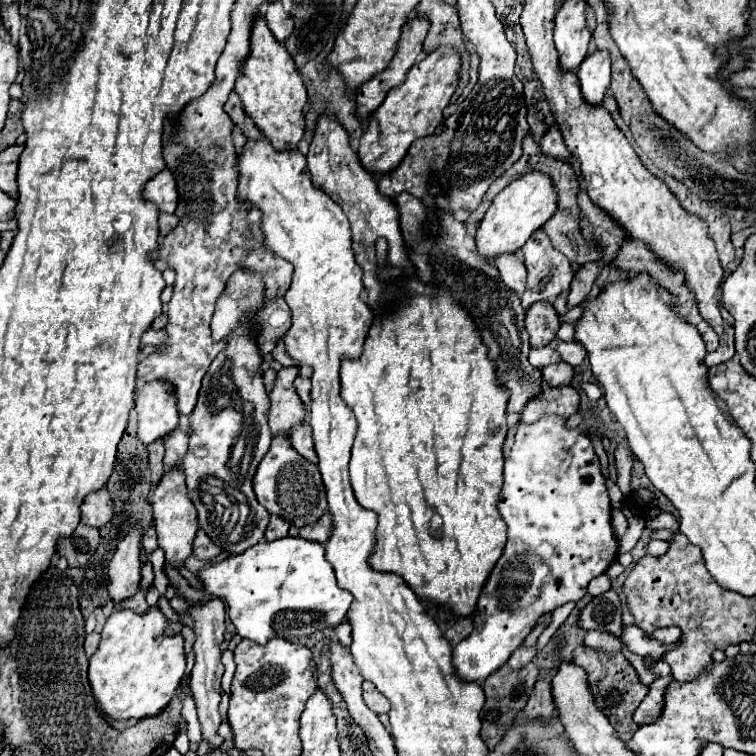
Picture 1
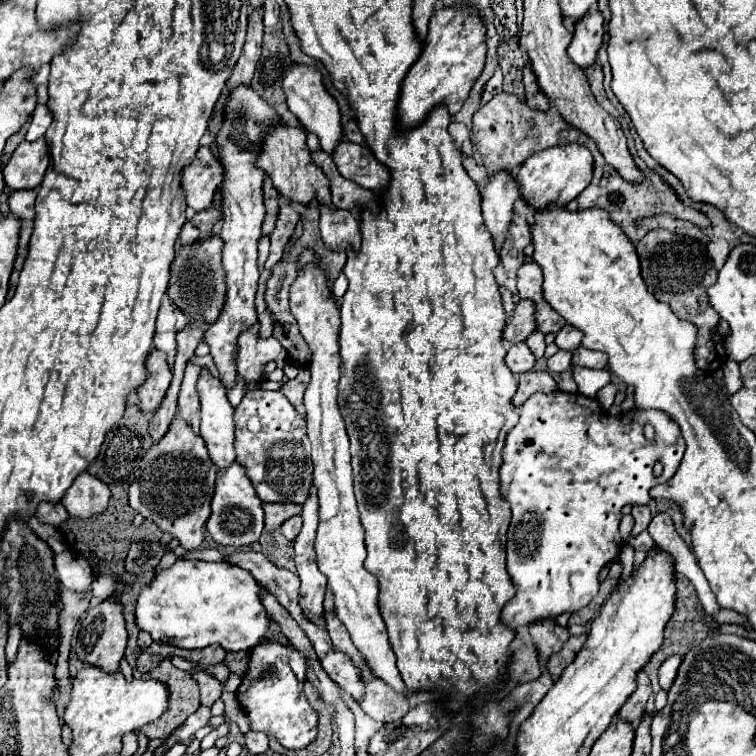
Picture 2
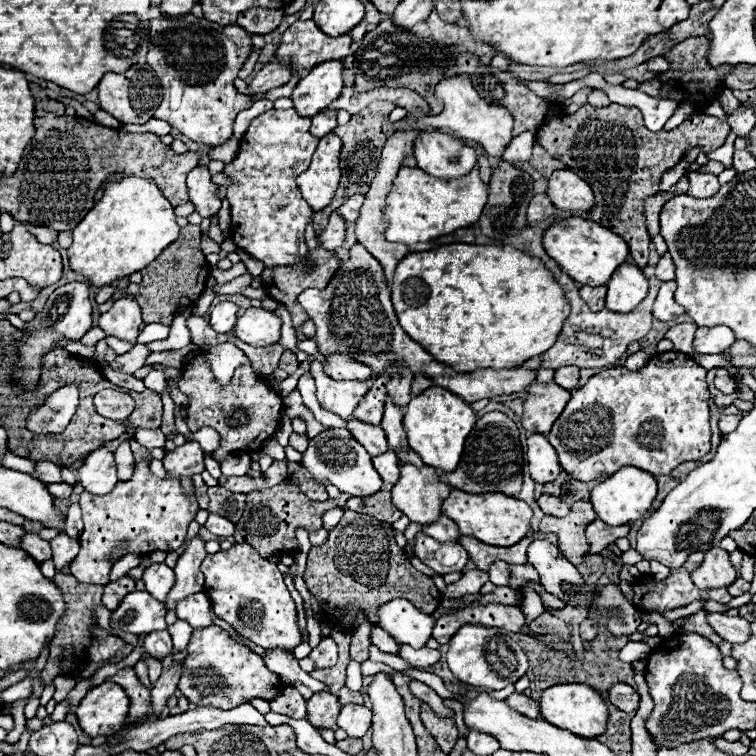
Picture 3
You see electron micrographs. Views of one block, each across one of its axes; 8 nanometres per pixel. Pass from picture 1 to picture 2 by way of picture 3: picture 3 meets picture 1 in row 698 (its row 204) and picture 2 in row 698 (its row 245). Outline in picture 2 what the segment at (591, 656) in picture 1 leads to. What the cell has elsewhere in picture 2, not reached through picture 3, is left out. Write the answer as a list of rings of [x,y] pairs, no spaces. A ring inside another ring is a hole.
[[[644,670],[638,672],[638,678],[636,678],[638,686],[636,690],[632,692],[632,696],[624,702],[624,706],[620,708],[620,712],[616,714],[616,718],[624,720],[624,722],[630,722],[630,724],[636,724],[640,718],[642,718],[642,712],[646,708],[646,702],[652,694],[652,686],[650,686],[650,678],[646,676]]]

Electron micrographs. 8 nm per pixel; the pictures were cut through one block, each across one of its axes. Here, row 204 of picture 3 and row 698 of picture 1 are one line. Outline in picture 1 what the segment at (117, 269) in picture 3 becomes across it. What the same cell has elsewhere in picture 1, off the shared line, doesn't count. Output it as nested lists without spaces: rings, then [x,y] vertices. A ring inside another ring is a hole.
[[[152,606],[144,616],[138,616],[132,610],[112,612],[104,624],[98,650],[90,658],[88,666],[88,682],[94,690],[92,694],[100,714],[110,716],[112,720],[140,720],[156,716],[164,706],[168,706],[182,682],[186,656],[184,638],[166,636],[166,628],[168,618],[158,606]]]

